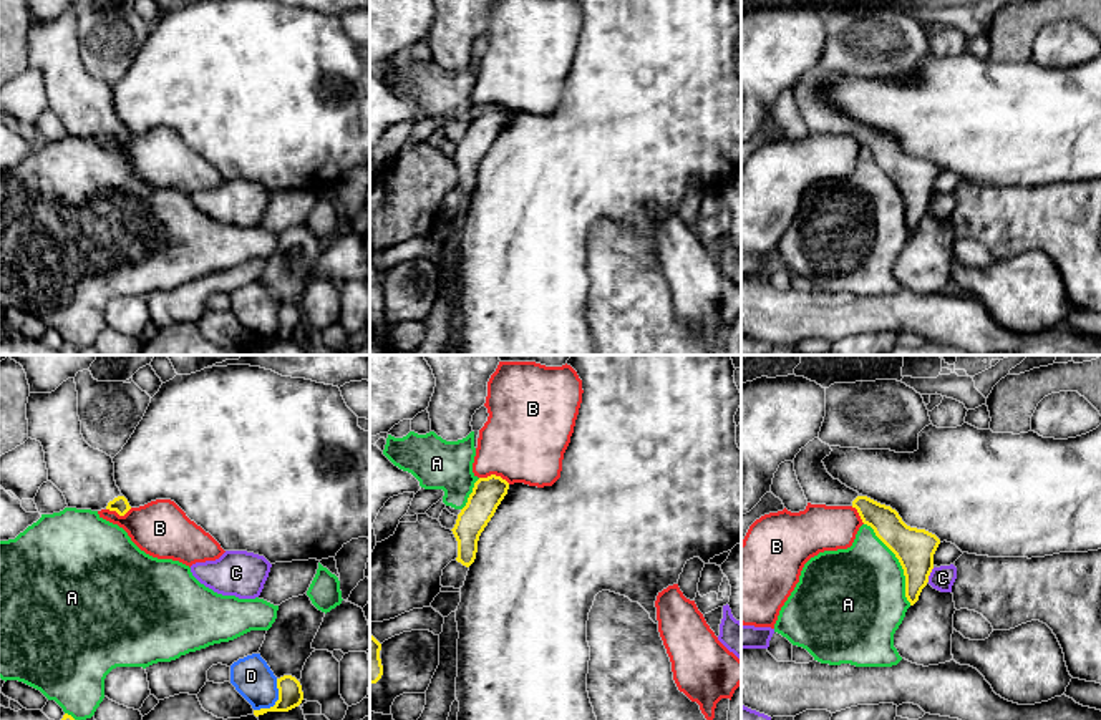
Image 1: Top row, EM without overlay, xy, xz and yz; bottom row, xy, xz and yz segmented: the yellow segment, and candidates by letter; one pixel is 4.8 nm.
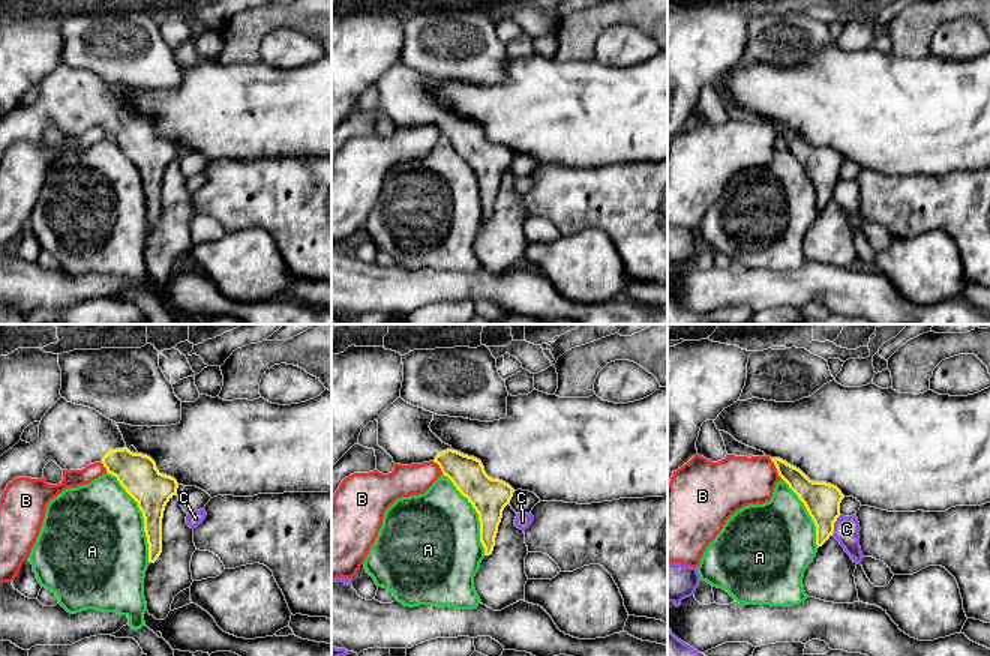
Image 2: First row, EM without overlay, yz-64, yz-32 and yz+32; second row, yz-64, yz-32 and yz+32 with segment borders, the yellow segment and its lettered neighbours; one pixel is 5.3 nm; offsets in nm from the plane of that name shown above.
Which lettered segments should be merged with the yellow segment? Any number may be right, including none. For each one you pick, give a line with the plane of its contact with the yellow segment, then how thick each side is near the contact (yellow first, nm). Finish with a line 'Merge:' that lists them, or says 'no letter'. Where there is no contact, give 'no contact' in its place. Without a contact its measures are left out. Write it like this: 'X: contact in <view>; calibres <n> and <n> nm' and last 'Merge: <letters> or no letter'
Merge: no letter

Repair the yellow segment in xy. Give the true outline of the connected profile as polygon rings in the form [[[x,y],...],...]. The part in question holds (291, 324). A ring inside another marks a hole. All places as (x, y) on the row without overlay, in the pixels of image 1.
[[[284,304],[277,307],[279,328],[270,337],[254,338],[254,343],[264,343],[267,340],[289,340],[298,335],[303,328],[303,320],[300,310],[292,304]]]

